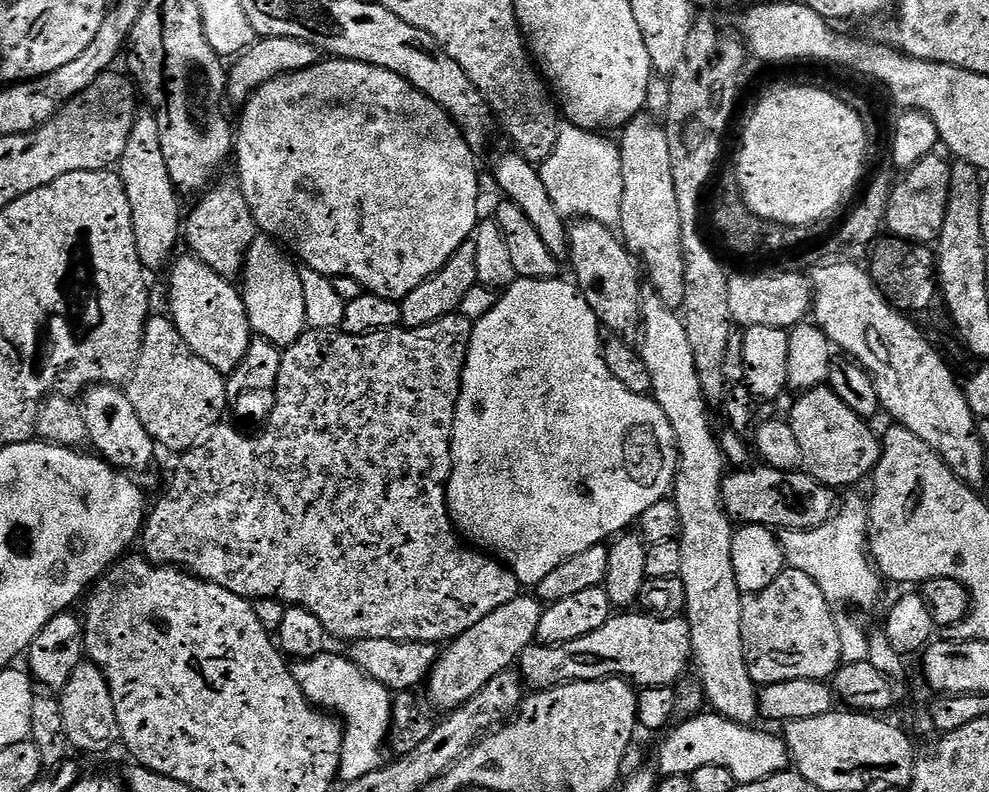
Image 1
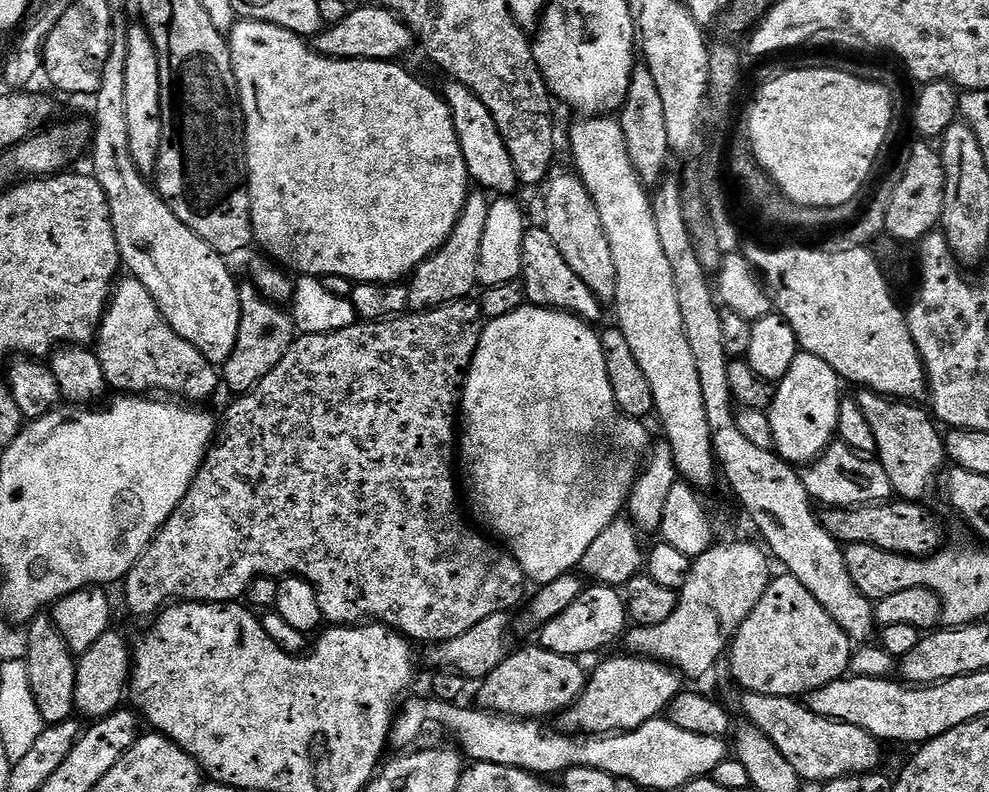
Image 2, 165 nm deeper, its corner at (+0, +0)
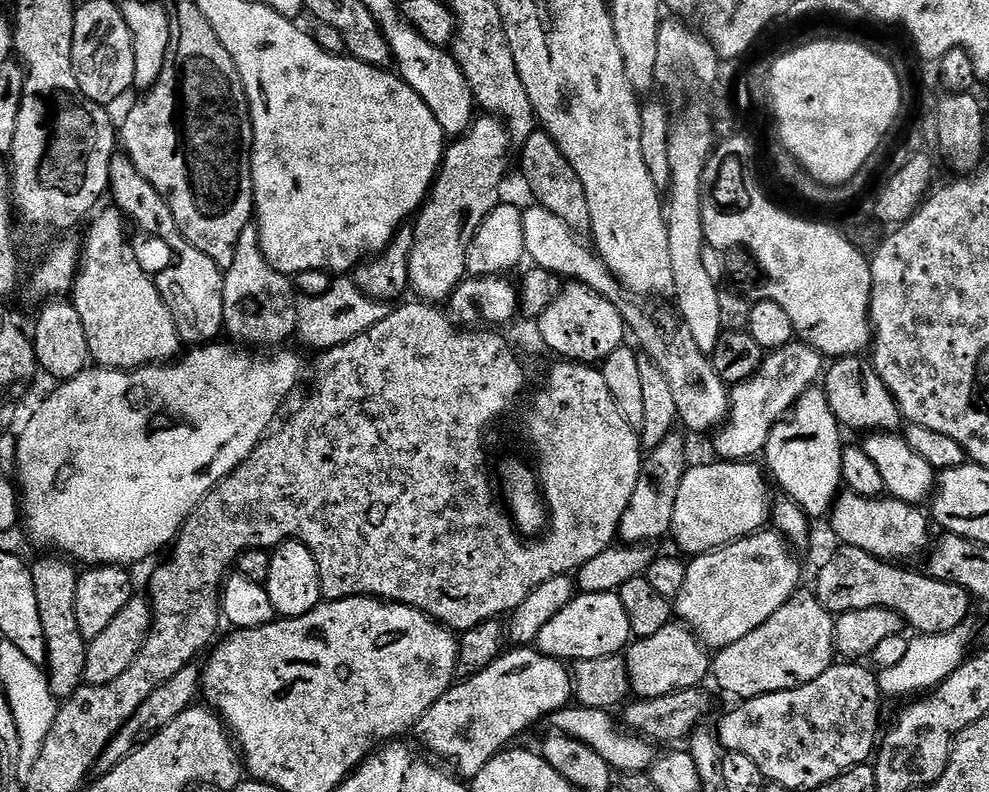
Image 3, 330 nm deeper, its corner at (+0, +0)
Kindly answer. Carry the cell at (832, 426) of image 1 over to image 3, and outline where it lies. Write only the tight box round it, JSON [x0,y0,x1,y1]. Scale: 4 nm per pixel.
[830,490,930,562]

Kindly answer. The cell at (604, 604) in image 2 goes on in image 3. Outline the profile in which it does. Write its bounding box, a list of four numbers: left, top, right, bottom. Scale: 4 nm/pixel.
[535,592,632,662]

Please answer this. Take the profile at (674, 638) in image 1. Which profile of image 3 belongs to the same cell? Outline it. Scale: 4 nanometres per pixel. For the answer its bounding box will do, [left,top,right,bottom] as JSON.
[674,530,801,650]

